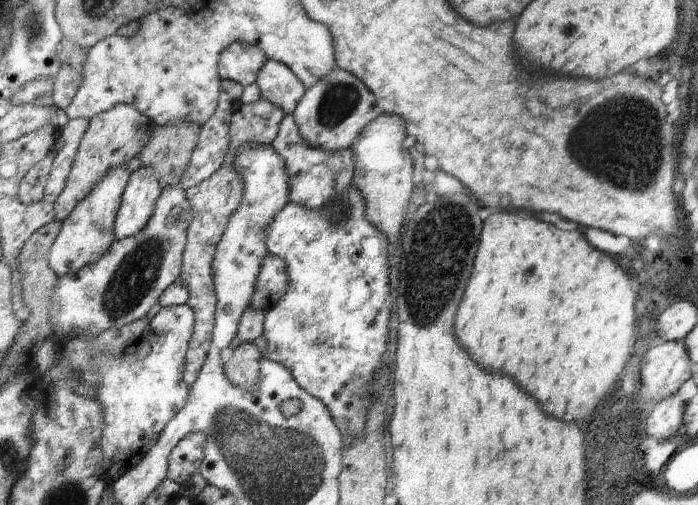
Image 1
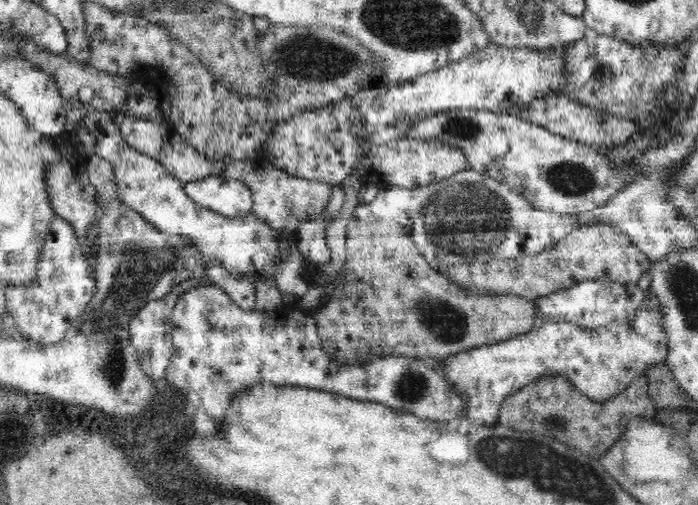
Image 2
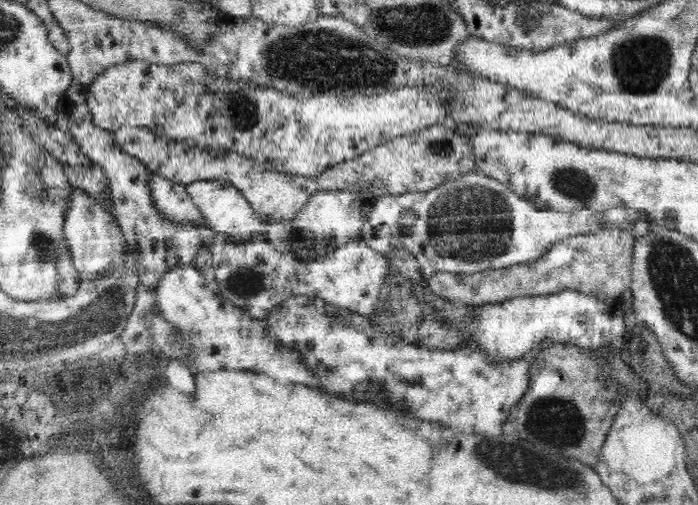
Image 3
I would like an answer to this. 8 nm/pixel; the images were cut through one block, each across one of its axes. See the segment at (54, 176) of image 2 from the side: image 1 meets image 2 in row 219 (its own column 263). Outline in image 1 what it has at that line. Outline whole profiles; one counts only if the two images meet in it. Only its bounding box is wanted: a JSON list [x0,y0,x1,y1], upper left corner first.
[255,59,306,116]

